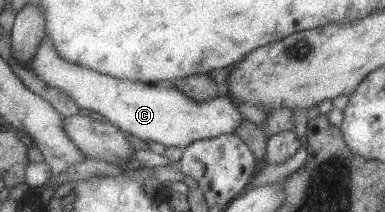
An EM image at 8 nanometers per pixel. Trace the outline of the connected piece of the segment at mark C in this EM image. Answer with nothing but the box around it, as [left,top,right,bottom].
[27,35,245,149]

